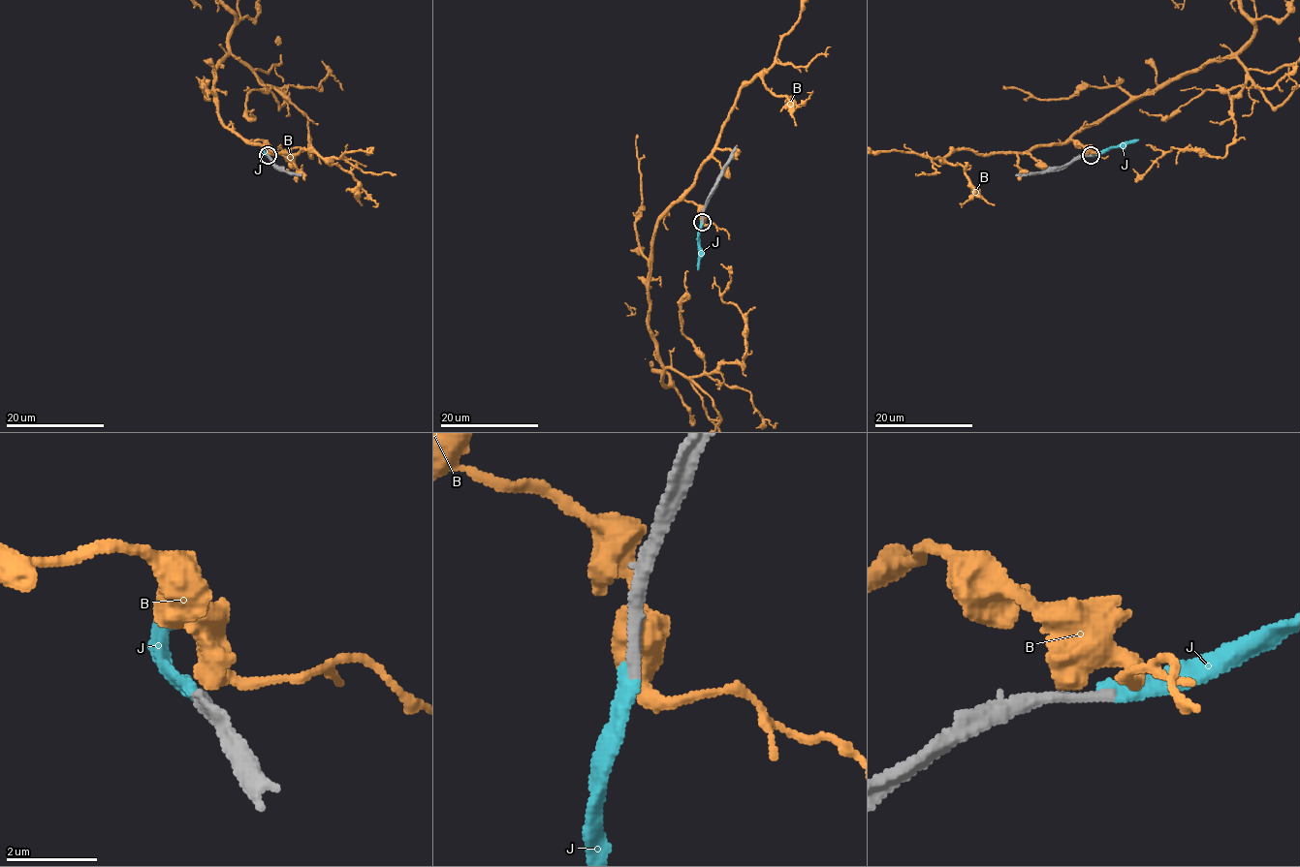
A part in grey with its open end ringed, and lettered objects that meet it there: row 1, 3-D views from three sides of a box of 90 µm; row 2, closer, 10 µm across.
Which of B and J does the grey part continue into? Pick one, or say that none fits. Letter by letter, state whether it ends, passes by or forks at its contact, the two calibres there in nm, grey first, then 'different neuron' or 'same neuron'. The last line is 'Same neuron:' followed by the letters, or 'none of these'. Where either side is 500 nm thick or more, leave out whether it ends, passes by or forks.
B: 360 nm thick on the grey side, 600 nm on the other; different neuron
J: it ends there; 260 nm thick on the grey side, 340 nm on the other; same neuron
Same neuron: J

